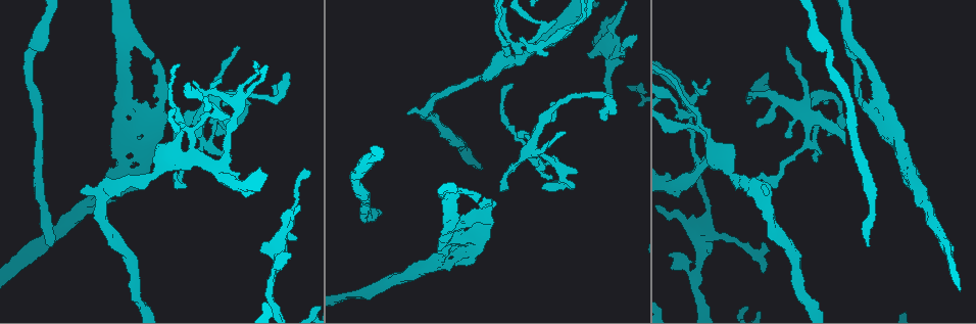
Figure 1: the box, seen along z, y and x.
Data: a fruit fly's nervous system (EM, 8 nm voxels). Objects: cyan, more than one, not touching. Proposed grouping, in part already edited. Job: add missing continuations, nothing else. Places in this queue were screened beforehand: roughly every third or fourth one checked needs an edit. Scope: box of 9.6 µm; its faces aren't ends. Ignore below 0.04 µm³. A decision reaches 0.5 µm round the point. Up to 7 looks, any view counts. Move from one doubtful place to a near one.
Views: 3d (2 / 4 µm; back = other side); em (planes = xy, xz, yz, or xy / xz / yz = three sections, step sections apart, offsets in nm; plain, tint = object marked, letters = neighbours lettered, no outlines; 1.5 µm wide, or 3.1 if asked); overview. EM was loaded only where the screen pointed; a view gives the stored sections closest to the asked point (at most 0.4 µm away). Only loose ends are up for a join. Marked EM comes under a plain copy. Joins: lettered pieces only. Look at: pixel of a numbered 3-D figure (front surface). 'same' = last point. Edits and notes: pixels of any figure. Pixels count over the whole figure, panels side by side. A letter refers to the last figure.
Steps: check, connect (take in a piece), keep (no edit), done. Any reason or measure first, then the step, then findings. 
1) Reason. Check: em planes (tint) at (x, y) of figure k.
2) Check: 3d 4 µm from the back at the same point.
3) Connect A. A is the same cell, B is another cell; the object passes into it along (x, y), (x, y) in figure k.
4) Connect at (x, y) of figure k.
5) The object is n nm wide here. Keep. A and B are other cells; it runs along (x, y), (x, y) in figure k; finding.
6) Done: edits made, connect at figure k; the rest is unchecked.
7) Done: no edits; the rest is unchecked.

Branch stops here. Check: 3d 4 µm at (48, 244) of figure 1.

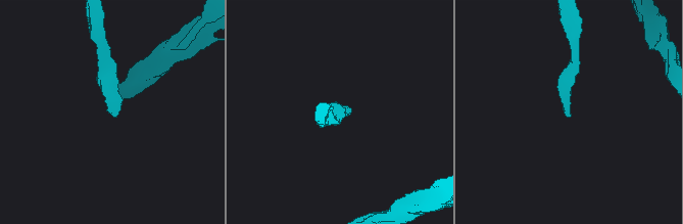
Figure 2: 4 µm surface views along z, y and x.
Check: em planes (letters) at (569, 115) of figure 2.

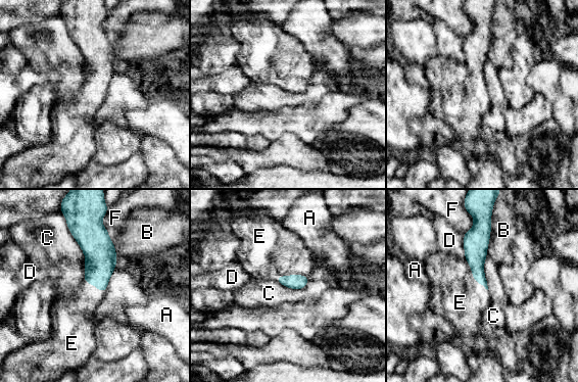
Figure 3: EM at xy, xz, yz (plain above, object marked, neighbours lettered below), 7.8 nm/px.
Connect E. E is the same cell, A, B, C, D and F are other cells; the object passes into it along (298, 282), (291, 275), (261, 267) in figure 3; the neuron continues.

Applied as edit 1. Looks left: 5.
Thin end. Check: 3d 2 µm at (814, 162) of figure 1.

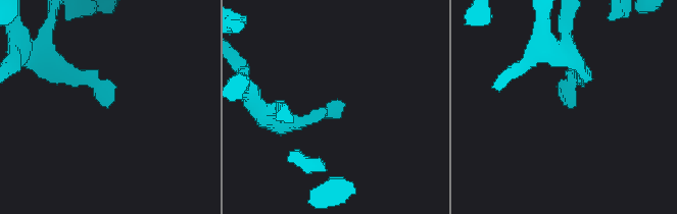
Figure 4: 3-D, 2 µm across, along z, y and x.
Check: em xy step 4 (tint) at (110, 105) of figure 4.

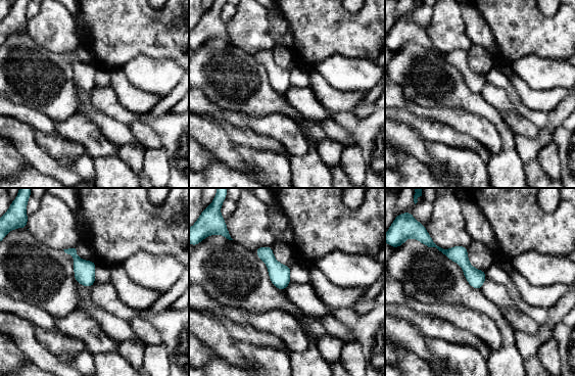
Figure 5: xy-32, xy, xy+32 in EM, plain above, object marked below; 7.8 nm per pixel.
What lies round it. Check: em xy step 4 (letters) at the same point.

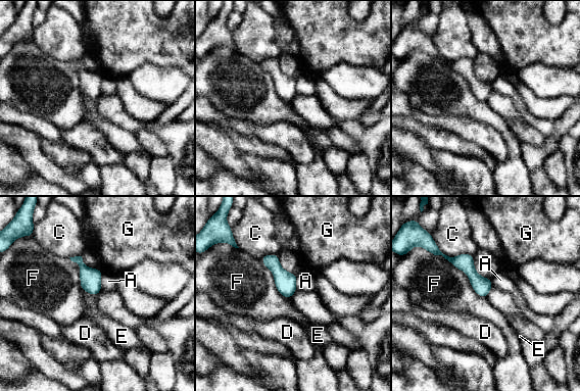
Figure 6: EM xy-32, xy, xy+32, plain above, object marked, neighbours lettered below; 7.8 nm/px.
The longest contact is with F, 550 nm. Keep. A, C, D, E, F and G are other cells; none of them fits.

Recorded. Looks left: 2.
Done: edits made, connect at figure 3; the rest is unchecked.

